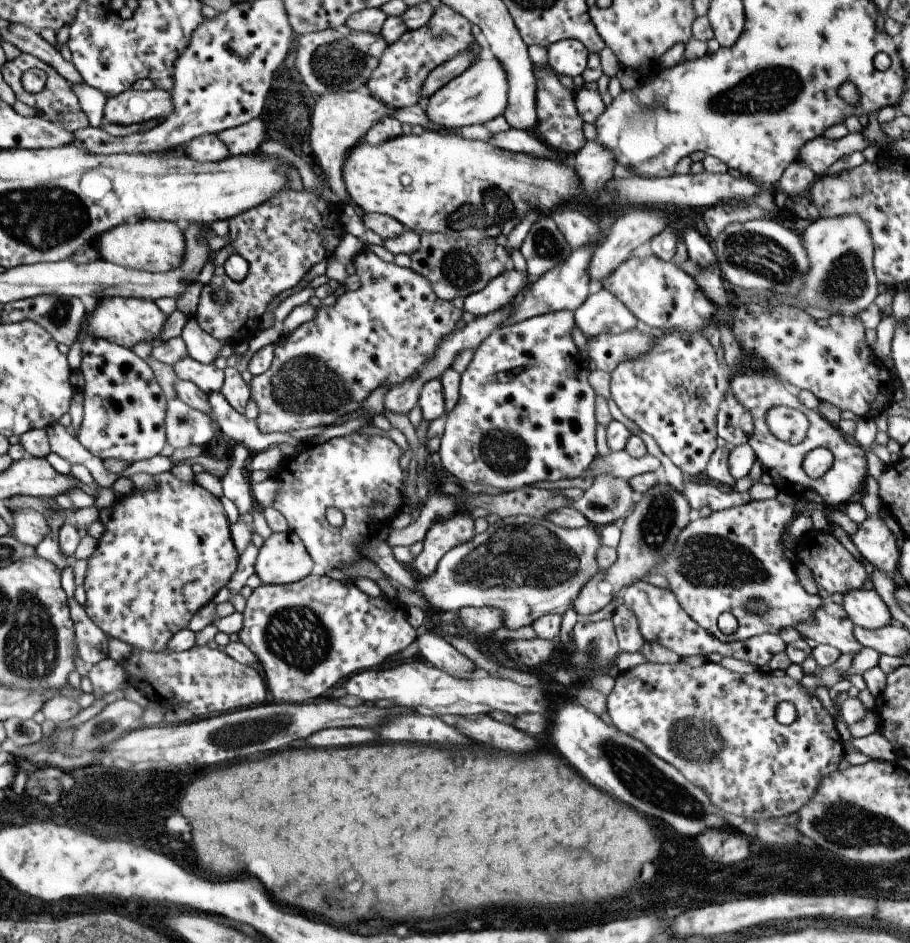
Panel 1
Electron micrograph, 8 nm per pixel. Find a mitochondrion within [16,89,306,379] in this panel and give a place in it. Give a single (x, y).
(59, 313)

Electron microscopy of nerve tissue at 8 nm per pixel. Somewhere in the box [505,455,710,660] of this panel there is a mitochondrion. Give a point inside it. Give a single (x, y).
(656, 525)

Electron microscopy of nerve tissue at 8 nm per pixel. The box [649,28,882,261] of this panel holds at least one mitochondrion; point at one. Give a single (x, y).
(768, 90)

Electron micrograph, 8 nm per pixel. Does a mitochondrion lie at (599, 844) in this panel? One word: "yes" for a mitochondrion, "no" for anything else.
no

